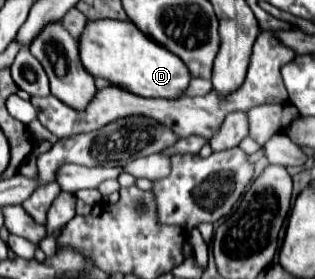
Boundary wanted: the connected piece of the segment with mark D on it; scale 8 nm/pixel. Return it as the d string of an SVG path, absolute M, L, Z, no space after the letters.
M91 20L87 32L83 32L83 40L79 40L79 50L81 62L93 76L101 76L137 96L177 100L191 82L191 74L183 60L143 36L143 32L129 20Z

